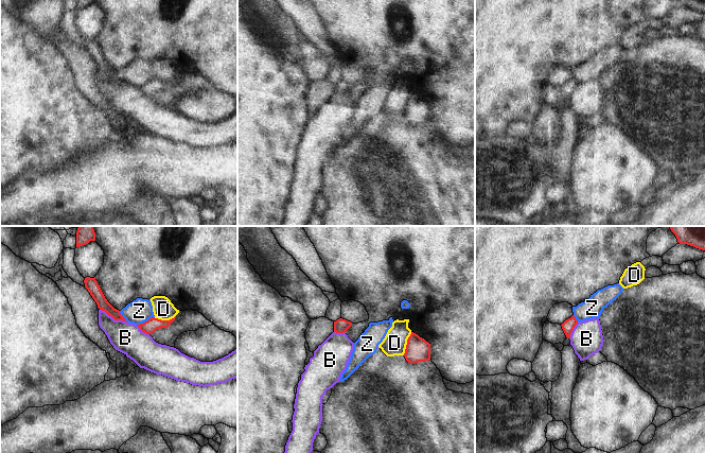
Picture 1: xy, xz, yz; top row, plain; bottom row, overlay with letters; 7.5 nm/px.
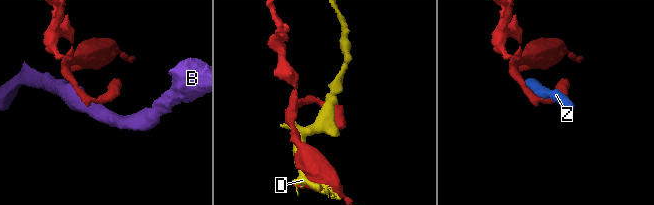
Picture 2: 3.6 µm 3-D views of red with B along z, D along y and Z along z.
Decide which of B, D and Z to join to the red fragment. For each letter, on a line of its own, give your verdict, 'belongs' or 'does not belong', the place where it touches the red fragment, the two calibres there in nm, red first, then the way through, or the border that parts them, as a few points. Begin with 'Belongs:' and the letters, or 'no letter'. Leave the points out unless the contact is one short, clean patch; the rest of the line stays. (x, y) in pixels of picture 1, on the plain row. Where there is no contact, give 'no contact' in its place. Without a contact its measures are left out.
Belongs: no letter
B: does not belong; contact xy (113, 81); calibres 90 and 220 nm
D: does not belong; contact xz (407, 106); calibres 180 and 180 nm
Z: does not belong; contact xy (145, 84); calibres 100 and 180 nm; border xy (154, 79), (137, 87)

